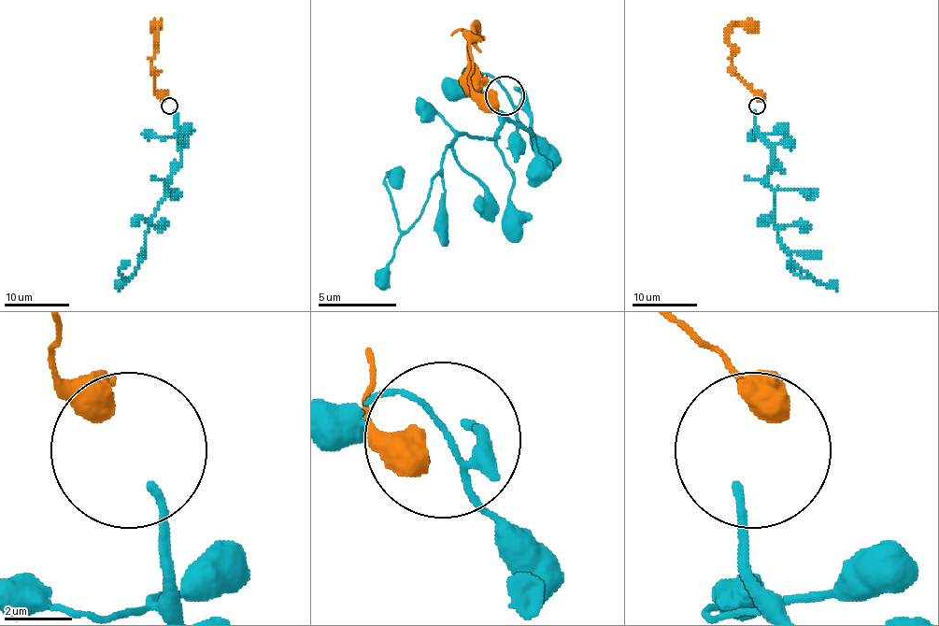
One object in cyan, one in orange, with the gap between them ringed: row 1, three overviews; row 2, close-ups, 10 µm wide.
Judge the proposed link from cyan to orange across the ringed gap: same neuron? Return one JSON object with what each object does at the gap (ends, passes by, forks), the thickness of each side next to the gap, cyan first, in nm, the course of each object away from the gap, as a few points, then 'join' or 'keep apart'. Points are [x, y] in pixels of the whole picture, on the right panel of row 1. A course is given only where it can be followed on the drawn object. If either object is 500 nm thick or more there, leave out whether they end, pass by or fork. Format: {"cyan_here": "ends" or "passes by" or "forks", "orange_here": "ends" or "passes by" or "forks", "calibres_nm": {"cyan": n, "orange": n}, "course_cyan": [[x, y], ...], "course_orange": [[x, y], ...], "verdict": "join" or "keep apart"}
{"calibres_nm": {"cyan": 260, "orange": 800}, "course_cyan": [[754, 111], [757, 135], [772, 150], [767, 178], [775, 196], [778, 240], [813, 278], [800, 277], [789, 260]], "course_orange": [[761, 100], [731, 65], [729, 30], [737, 24], [757, 28]], "verdict": "keep apart"}

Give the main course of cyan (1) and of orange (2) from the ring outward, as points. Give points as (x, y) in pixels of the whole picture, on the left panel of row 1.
1: (174, 111), (180, 165), (170, 178), (146, 233), (139, 265), (126, 278), (120, 272), (127, 260)
2: (165, 100), (155, 90), (155, 72), (152, 65), (157, 30), (154, 24), (157, 28)

